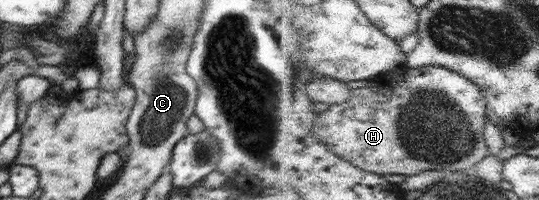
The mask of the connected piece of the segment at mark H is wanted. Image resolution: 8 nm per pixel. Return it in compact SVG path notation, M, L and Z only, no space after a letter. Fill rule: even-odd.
M406 63L371 82L368 87L354 89L349 101L323 108L315 125L315 132L323 142L361 169L406 176L450 168L472 172L489 155L486 140L489 100L474 80L448 67L433 65L415 69Z

